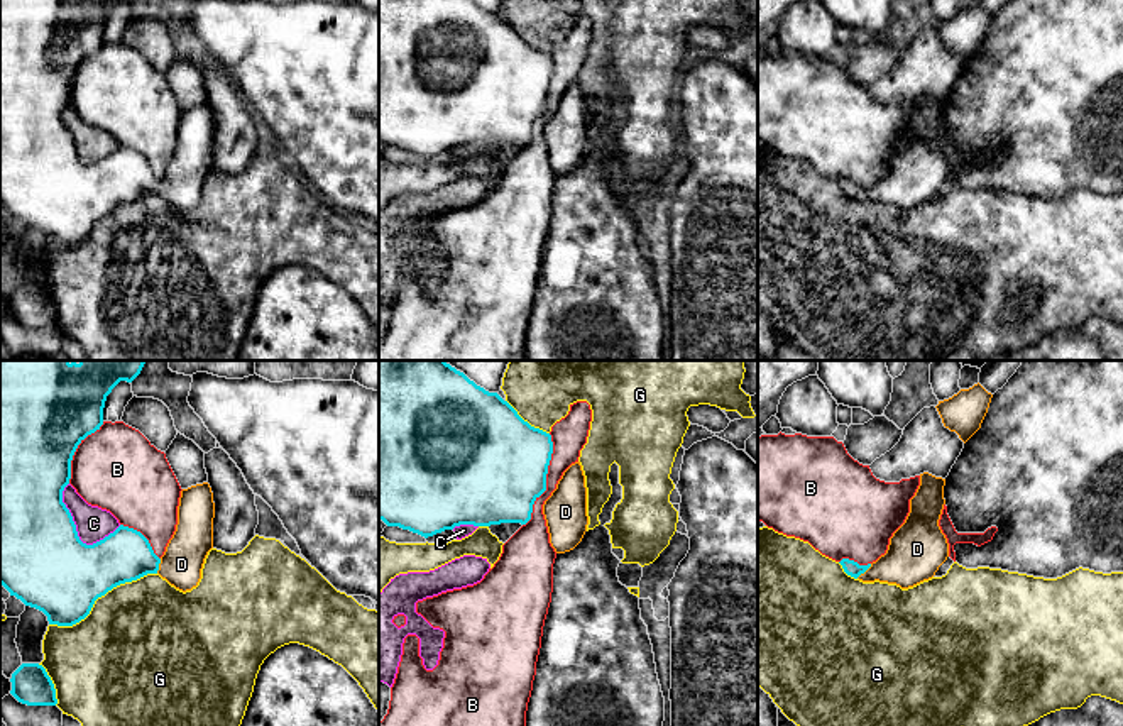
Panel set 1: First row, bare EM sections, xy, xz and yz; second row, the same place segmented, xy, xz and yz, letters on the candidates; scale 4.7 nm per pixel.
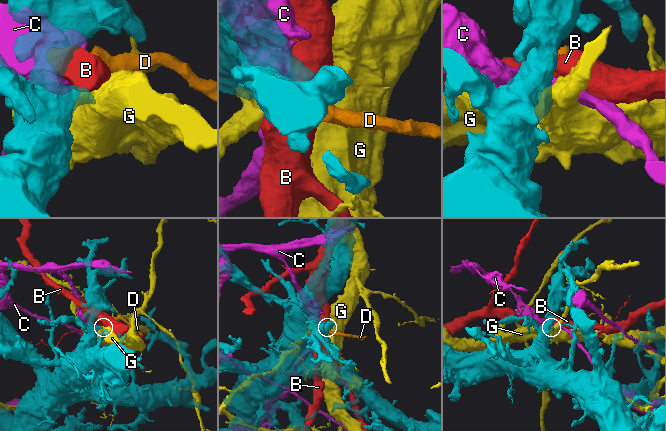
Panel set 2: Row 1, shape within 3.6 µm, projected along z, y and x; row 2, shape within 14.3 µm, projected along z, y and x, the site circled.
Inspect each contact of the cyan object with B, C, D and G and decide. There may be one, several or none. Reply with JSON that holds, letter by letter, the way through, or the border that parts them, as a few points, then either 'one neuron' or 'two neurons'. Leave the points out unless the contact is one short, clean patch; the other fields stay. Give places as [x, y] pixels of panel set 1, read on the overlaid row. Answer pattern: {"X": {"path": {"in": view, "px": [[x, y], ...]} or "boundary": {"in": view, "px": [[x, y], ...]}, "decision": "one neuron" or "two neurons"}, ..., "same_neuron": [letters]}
{"B": {"decision": "two neurons"}, "C": {"decision": "two neurons"}, "D": {"path": {"in": "yz", "px": [[851, 567], [863, 572], [895, 567], [912, 557]]}, "decision": "one neuron"}, "G": {"decision": "two neurons"}, "same_neuron": ["D"]}

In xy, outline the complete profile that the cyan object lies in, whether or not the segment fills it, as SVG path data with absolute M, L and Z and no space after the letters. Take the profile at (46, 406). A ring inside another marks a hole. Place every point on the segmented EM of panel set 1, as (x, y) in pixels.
M0 360L0 584L20 599L25 606L36 608L47 616L49 624L58 626L73 626L85 619L95 601L105 596L113 587L137 580L147 574L159 574L176 589L186 592L198 586L201 579L201 569L208 552L213 548L213 518L215 518L215 503L213 492L208 482L191 486L181 491L179 506L178 506L178 525L173 538L169 540L164 555L159 558L149 540L137 530L120 525L113 533L103 540L86 545L79 540L76 525L66 504L63 503L63 491L71 479L71 460L78 445L91 433L100 430L103 425L103 408L107 396L120 382L132 382L142 371L147 360Z

